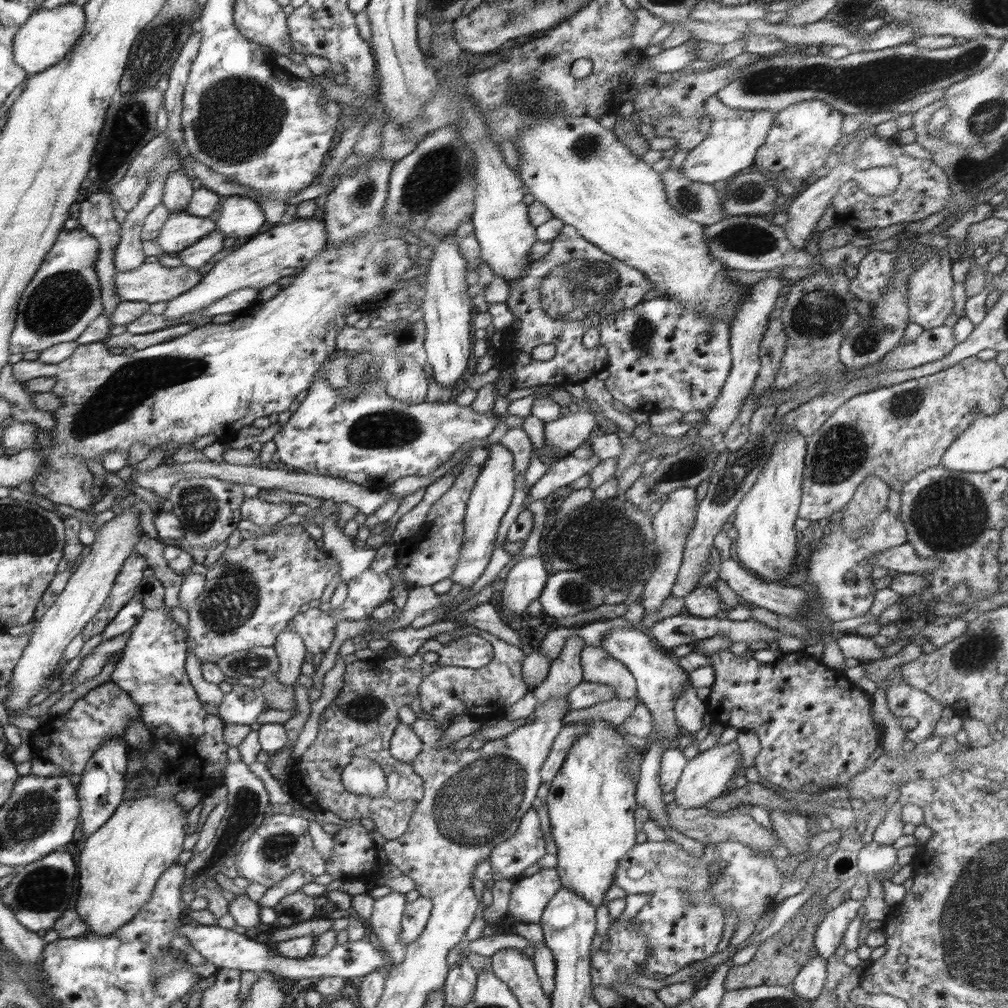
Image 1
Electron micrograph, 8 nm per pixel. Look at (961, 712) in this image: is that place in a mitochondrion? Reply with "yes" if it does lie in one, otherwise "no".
no

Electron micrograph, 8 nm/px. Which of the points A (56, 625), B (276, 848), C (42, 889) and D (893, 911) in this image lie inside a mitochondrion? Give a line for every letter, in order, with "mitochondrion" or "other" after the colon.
A: other
B: mitochondrion
C: mitochondrion
D: other

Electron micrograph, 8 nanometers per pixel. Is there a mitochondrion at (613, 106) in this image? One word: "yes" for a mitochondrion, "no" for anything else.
no

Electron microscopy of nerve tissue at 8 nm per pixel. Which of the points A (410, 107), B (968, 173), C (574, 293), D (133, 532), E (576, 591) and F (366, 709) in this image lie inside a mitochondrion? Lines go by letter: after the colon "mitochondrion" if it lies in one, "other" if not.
A: other
B: mitochondrion
C: mitochondrion
D: other
E: mitochondrion
F: mitochondrion

